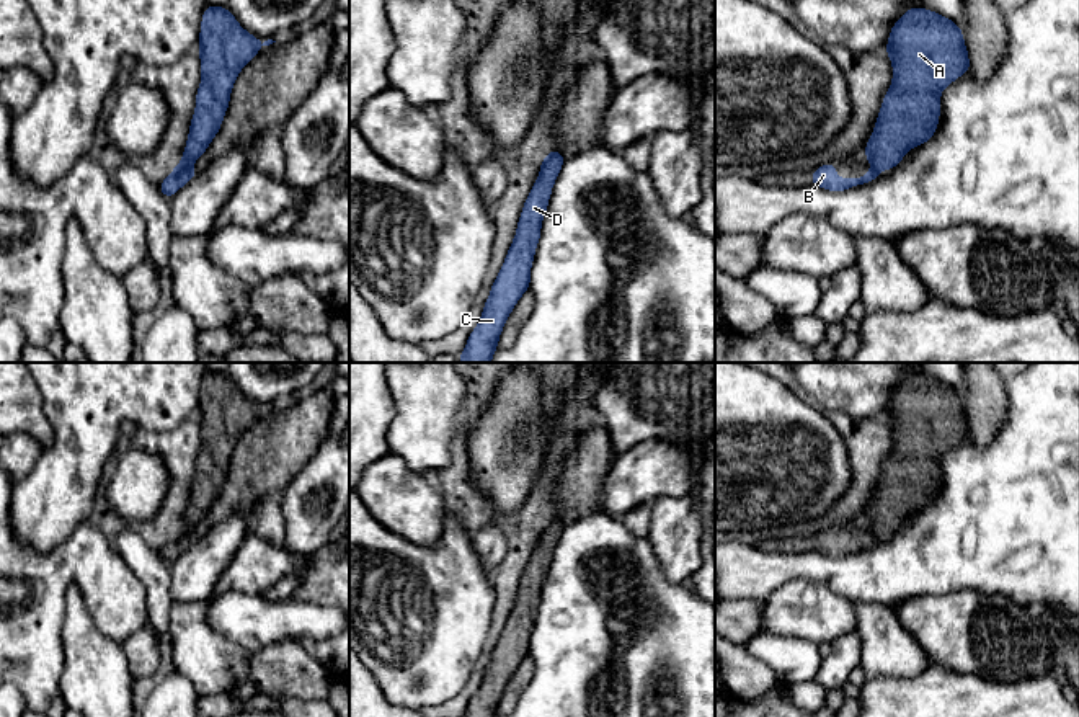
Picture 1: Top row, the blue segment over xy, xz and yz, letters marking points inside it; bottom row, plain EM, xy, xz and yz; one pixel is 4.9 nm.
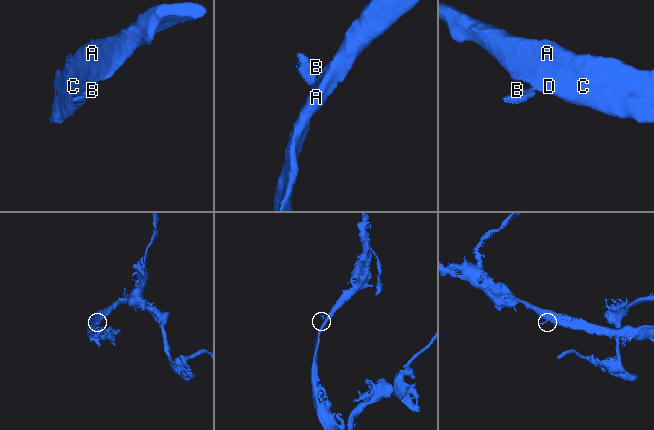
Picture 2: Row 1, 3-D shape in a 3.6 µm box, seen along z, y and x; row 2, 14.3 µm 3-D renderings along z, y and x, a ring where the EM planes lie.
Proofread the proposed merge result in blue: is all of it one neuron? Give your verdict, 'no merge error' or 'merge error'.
merge error

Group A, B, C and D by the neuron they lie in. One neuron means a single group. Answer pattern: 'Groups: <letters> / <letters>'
Groups: A C D / B

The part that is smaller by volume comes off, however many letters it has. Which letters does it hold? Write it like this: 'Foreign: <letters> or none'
Foreign: B

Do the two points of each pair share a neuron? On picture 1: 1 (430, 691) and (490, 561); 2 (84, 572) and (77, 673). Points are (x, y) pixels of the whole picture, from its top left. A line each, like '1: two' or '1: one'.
1: two
2: two

